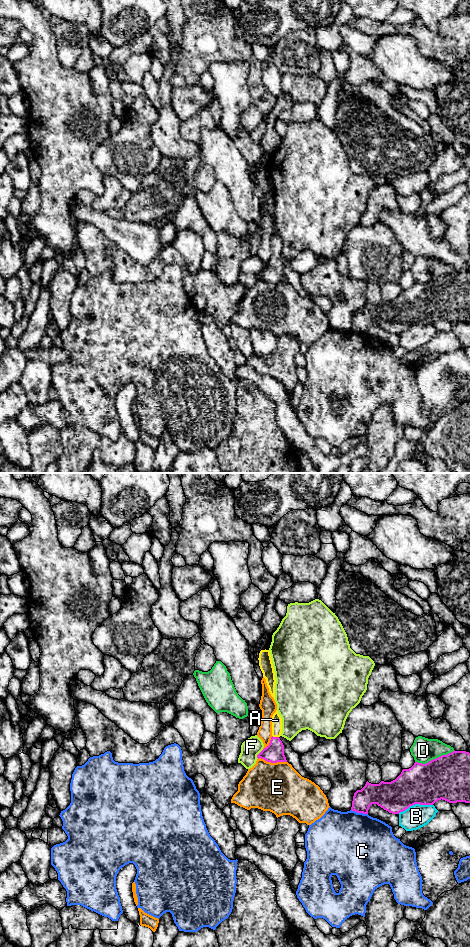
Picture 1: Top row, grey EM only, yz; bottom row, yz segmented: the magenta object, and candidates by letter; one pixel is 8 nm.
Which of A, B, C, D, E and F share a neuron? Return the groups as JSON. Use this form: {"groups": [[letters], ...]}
{"groups": [["A"], ["B"], ["C"], ["D"], ["E"], ["F"]]}

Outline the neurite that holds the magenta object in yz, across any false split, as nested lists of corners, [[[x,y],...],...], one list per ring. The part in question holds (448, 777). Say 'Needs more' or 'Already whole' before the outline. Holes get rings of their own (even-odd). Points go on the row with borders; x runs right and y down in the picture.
Already whole. [[[453,751],[426,764],[415,762],[409,769],[391,782],[381,781],[371,784],[368,781],[361,790],[354,793],[351,810],[368,814],[369,807],[377,804],[392,814],[399,814],[415,804],[433,805],[438,800],[449,803],[471,803],[471,754],[466,751]]]

